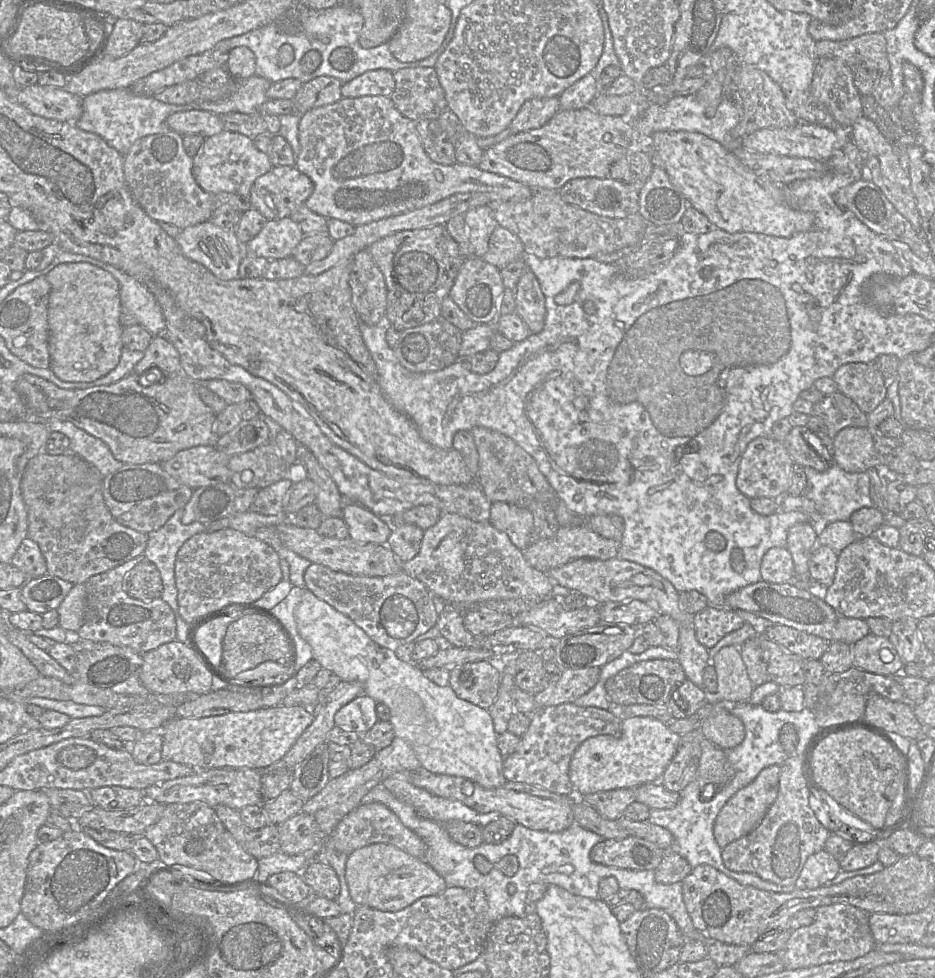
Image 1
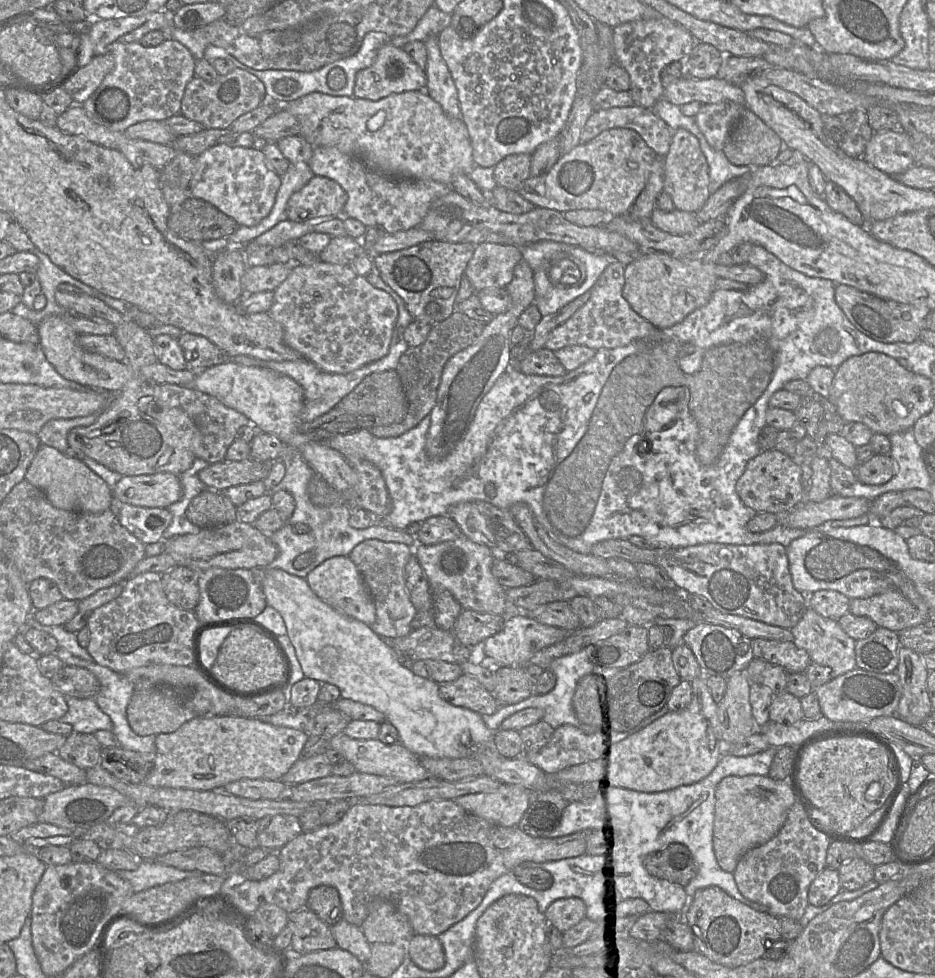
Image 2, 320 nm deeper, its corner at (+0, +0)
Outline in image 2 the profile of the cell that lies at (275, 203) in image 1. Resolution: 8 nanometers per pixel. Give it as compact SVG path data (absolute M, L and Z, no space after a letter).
M313 176L287 203L288 220L298 223L342 217L347 194L330 178Z

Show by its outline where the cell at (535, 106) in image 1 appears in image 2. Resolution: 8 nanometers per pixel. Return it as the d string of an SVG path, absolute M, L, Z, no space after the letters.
M511 154L494 166L496 185L517 191L523 181L530 177L532 155Z

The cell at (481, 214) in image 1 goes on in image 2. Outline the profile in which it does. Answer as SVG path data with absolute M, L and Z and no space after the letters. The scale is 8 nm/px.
M430 35L424 41L427 49L425 92L436 101L450 117L460 119L458 93L451 73L440 53L438 36Z

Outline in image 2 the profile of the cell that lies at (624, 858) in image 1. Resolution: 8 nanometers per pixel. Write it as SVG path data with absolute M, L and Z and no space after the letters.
M671 843L646 855L643 866L650 875L682 887L686 887L697 874L691 851L680 843Z

